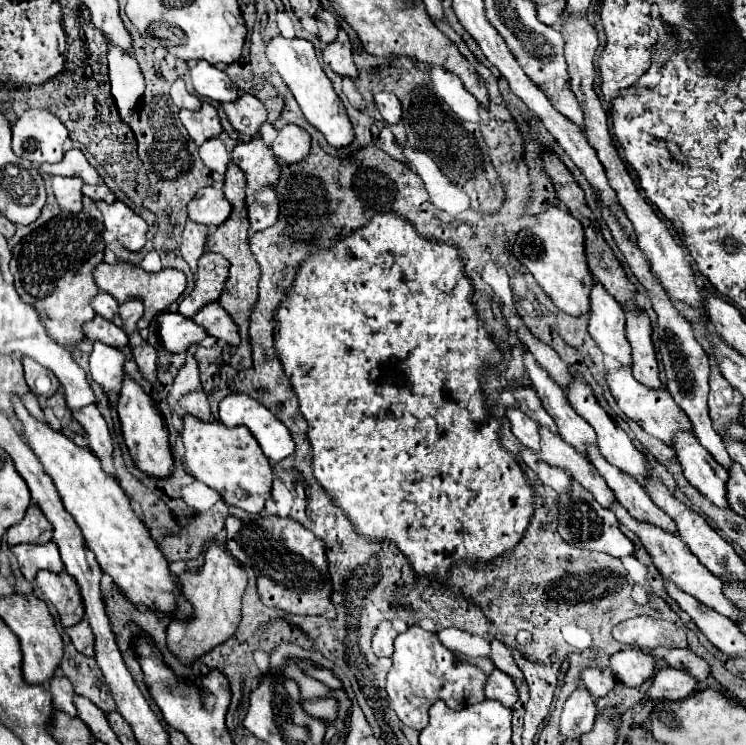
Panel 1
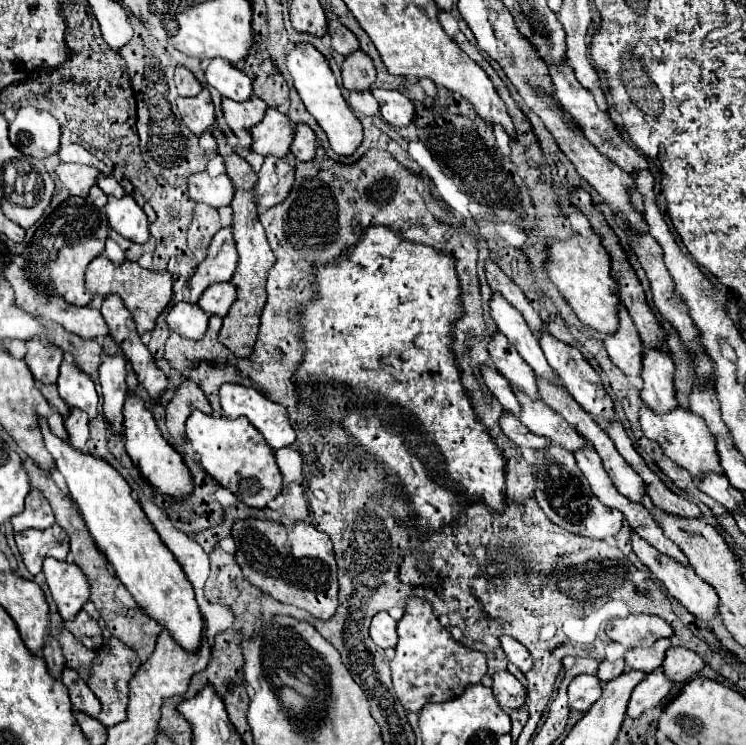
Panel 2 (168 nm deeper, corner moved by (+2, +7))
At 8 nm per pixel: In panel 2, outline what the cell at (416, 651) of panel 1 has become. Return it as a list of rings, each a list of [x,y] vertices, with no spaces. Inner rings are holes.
[[[420,597],[408,599],[404,617],[398,621],[398,637],[396,655],[390,661],[390,669],[396,695],[408,711],[418,713],[428,701],[450,701],[458,697],[468,685],[482,683],[486,675],[484,653],[456,641],[436,619],[432,605]]]

